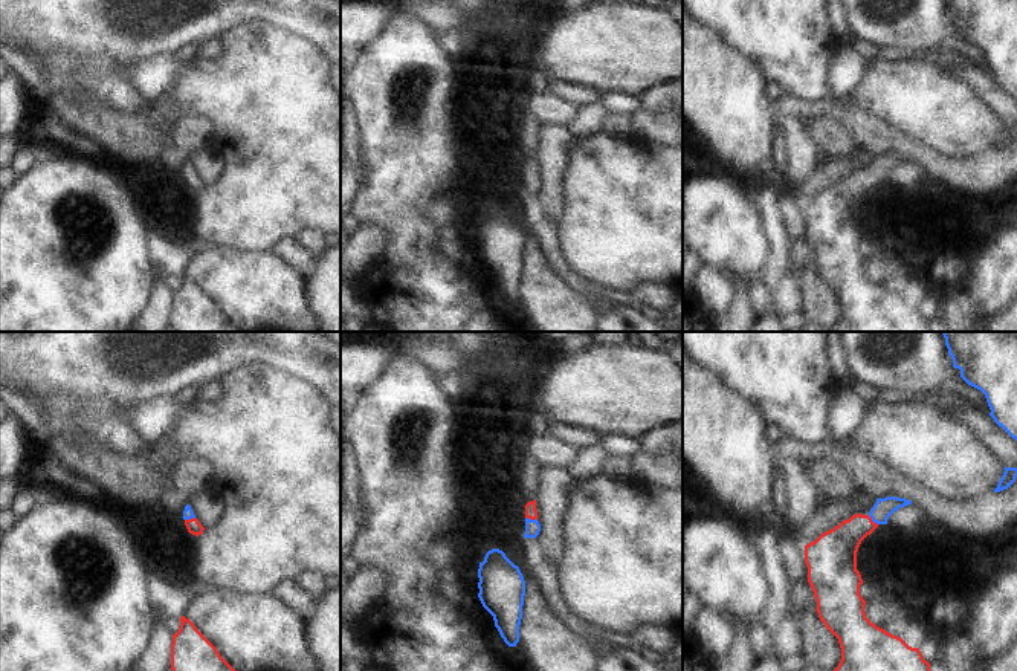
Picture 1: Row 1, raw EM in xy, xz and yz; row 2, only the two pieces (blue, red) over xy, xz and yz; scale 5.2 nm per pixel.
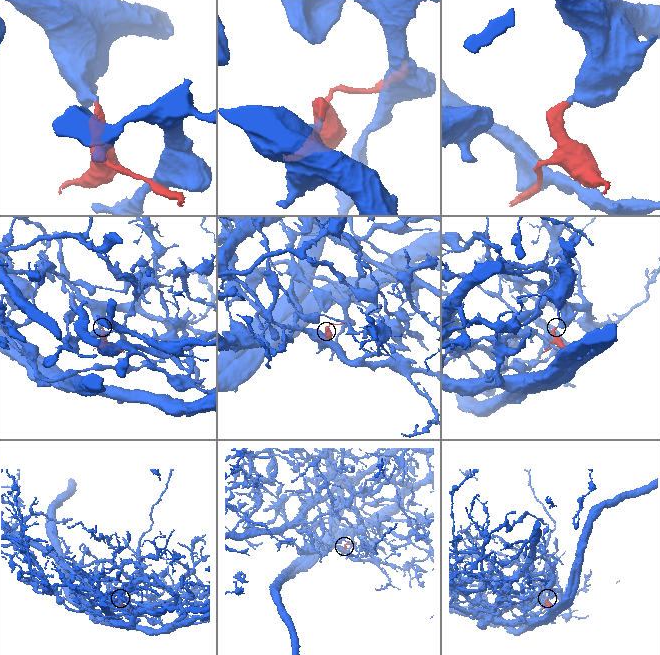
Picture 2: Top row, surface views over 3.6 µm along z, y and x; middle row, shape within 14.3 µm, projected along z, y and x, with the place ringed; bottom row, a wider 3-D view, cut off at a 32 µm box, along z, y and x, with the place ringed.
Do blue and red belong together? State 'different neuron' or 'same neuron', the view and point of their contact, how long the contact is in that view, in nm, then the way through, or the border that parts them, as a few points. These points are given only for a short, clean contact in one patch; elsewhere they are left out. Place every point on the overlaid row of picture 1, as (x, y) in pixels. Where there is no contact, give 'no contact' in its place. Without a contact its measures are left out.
same neuron; contact xz (532, 520); length 70 nm; way xz (532, 526), (532, 520), (530, 508)

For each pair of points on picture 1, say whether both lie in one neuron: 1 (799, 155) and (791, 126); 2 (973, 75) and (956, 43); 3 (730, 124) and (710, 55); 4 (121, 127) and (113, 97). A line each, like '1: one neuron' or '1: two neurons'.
1: one neuron
2: two neurons
3: one neuron
4: two neurons

